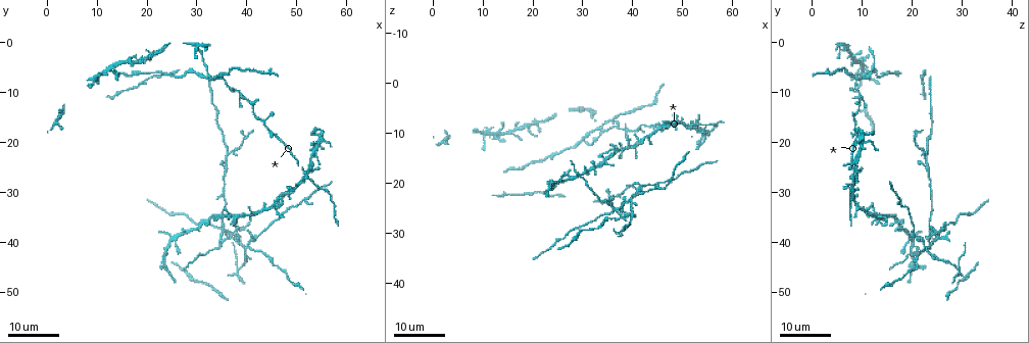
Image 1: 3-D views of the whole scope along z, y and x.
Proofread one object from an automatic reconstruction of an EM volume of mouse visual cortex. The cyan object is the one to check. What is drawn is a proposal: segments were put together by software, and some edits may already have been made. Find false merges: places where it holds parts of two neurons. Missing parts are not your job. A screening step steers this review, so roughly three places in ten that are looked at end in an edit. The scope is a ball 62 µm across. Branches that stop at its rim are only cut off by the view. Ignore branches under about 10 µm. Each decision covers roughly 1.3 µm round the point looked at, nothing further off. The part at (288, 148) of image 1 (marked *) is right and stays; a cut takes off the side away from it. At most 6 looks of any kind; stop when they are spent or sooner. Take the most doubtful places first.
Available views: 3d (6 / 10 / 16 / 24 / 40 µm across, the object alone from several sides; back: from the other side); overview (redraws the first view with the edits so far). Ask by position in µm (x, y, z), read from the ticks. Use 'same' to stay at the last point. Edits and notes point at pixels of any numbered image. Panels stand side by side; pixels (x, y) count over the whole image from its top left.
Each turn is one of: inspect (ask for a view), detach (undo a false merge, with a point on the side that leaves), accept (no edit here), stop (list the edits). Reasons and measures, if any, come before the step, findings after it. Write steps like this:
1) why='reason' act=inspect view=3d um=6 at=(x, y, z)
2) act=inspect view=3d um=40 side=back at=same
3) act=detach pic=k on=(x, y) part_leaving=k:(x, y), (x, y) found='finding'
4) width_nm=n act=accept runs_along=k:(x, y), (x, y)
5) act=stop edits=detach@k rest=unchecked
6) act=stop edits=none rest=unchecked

why='looks like a crossing' act=inspect view=3d um=24 at=(36.5, 39.0, 25.0)

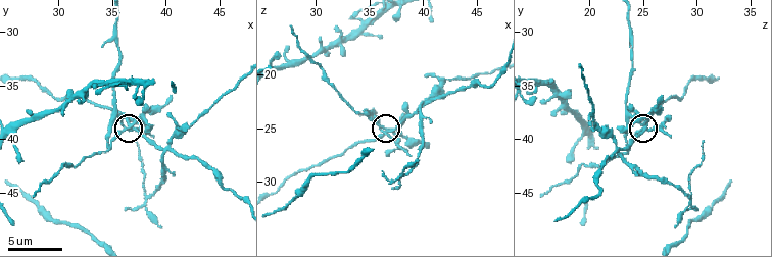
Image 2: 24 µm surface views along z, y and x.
act=inspect view=3d um=10 at=(36.2, 39.0, 25.2)

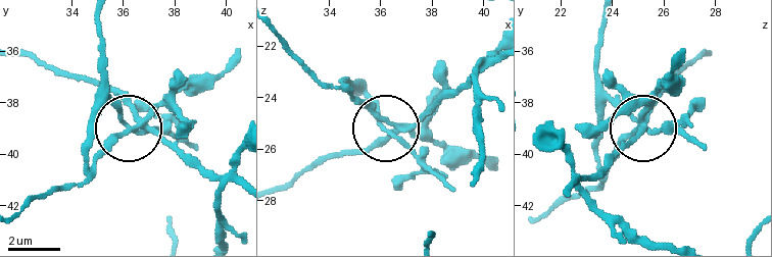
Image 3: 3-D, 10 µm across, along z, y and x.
width_nm=230 act=detach pic=3 on=(174, 104) found='two neurons meet here'

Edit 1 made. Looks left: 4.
why='redraw' act=inspect view=overview

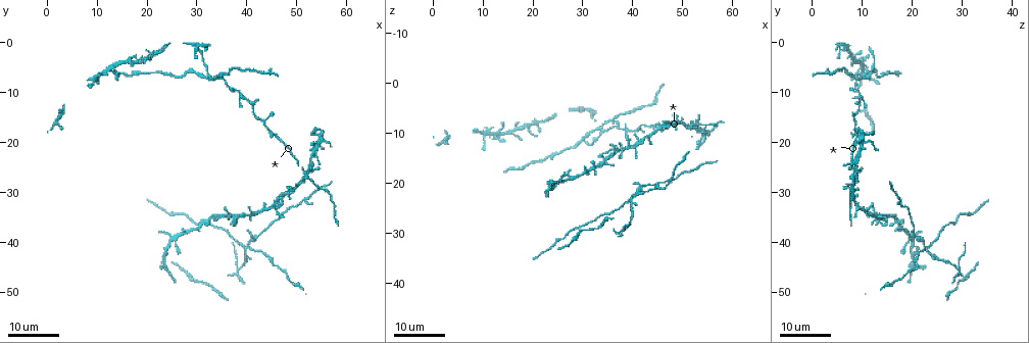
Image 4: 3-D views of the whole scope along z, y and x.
why='looks like a crossing' act=inspect view=3d um=24 at=(40.5, 41.0, 22.5)

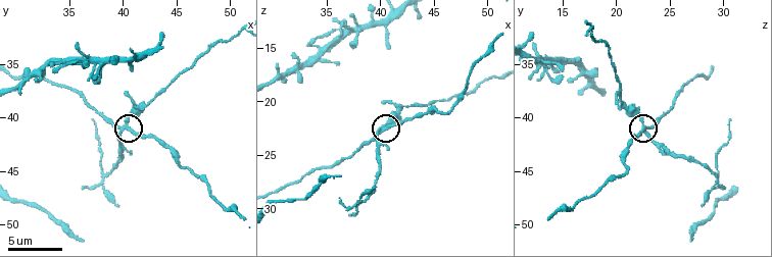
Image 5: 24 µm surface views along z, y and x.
act=inspect view=3d um=10 at=(40.4, 41.0, 22.6)

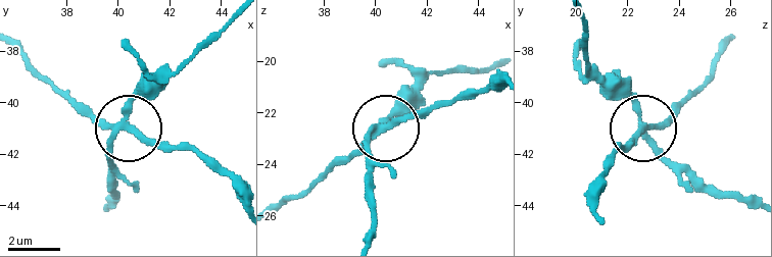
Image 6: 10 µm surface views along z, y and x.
act=detach pic=6 on=(135, 96) part_leaving=6:(122, 121), (133, 104), (238, 18) found='two neurons meet here'

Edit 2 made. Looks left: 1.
why='looks like a crossing' act=inspect view=3d um=10 at=(32.0, 35.6, 17.2)

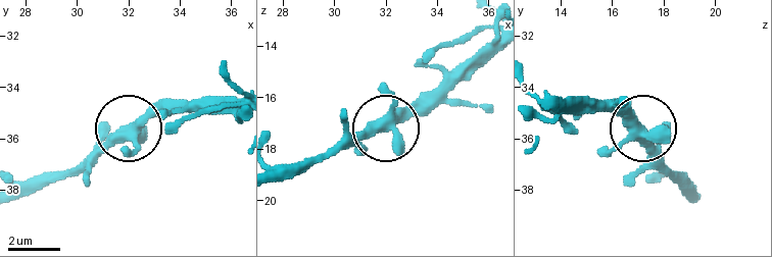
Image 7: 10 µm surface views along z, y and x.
arms=4 act=accept runs_along=7:(237, 98), (197, 98), (151, 109), (81, 168) found='all the same neuron'

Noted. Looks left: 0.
act=stop edits=detach@3,detach@6 rest=unchecked

